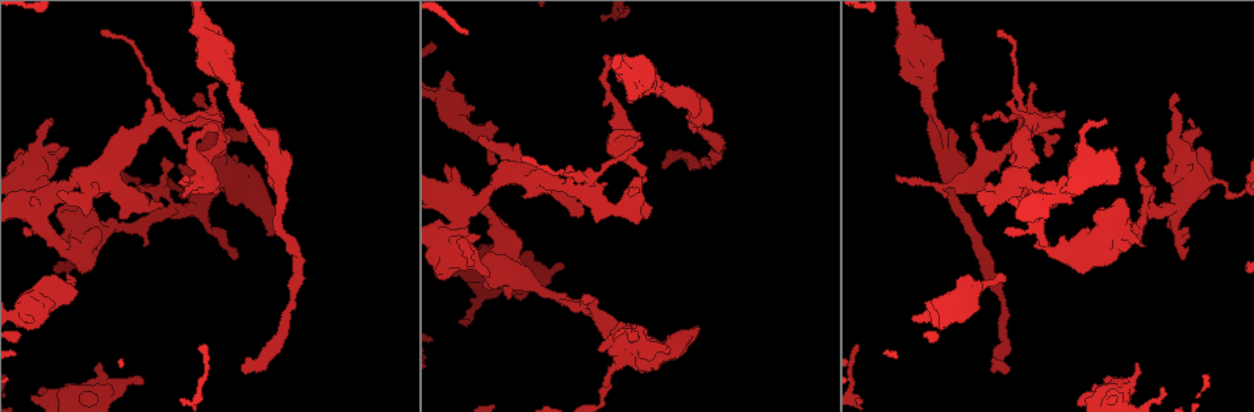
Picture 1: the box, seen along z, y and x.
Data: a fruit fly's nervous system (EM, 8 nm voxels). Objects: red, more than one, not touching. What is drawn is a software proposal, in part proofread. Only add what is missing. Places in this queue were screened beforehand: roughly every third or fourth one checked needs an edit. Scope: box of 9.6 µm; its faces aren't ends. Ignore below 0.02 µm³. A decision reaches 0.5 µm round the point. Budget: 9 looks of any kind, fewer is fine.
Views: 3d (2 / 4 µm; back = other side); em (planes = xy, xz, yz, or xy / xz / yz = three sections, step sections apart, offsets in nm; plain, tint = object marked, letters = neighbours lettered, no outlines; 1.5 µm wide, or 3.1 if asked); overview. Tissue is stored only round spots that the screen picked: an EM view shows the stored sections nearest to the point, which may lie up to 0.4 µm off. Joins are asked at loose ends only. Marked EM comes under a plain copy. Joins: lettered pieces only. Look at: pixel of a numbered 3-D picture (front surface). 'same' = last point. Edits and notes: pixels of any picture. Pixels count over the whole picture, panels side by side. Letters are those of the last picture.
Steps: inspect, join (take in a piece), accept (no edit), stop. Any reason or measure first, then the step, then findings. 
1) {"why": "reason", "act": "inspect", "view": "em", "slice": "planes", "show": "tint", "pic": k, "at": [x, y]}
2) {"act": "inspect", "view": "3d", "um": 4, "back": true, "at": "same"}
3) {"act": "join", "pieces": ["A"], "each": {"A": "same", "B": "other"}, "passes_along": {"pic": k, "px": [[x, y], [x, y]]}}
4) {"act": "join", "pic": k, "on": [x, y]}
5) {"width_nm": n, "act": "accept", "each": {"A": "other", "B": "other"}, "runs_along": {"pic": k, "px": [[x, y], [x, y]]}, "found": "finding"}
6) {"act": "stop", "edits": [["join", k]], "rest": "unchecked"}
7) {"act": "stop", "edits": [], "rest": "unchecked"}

{"why": "branch stops here", "act": "inspect", "view": "3d", "um": 4, "pic": 1, "at": [149, 102]}

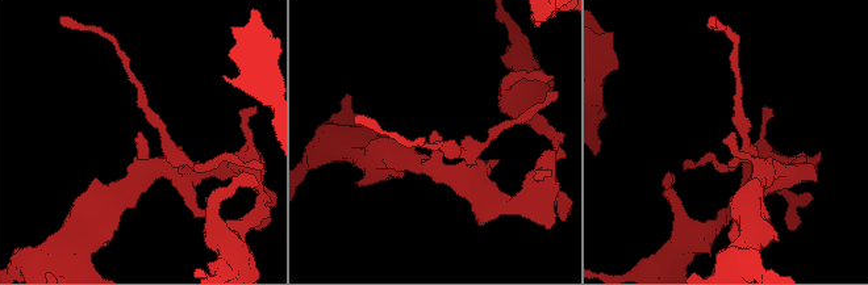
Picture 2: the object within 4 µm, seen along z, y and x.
{"why": "now the EM", "act": "inspect", "view": "em", "slice": "planes", "show": "letters", "pic": 2, "at": [729, 135]}

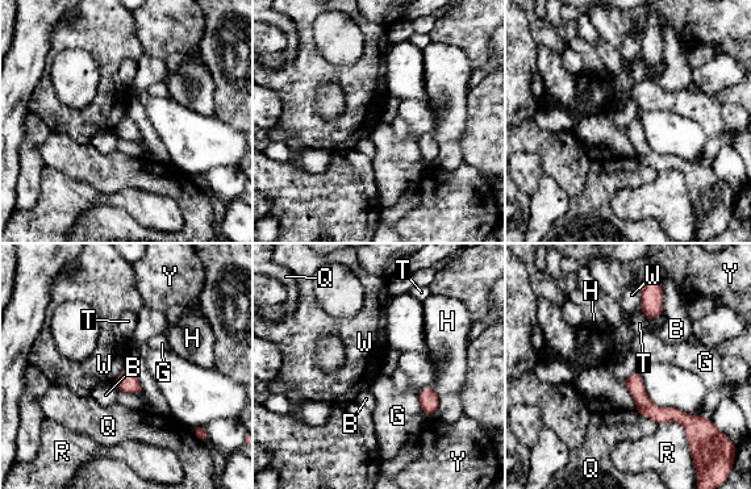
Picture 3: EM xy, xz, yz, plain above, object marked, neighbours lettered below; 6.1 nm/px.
{"width_nm": 110, "act": "accept", "each": {"B": "other", "G": "other", "H": "other", "Q": "other", "R": "other", "T": "other", "W": "other", "Y": "other"}, "runs_along": {"pic": 3, "px": [[626, 383], [655, 413], [692, 418]]}, "found": "none of them fits"}

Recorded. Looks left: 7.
{"why": "stops while still wide", "act": "inspect", "view": "em", "slice": "xy", "step": 4, "show": "letters", "pic": 1, "at": [1104, 378]}

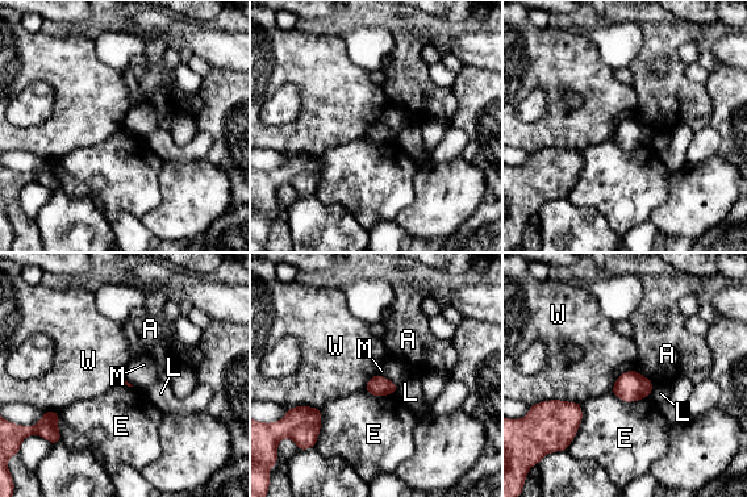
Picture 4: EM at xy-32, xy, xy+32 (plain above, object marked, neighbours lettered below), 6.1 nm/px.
{"why": "cut it another way", "act": "inspect", "view": "em", "slice": "planes", "show": "letters", "at": "same"}

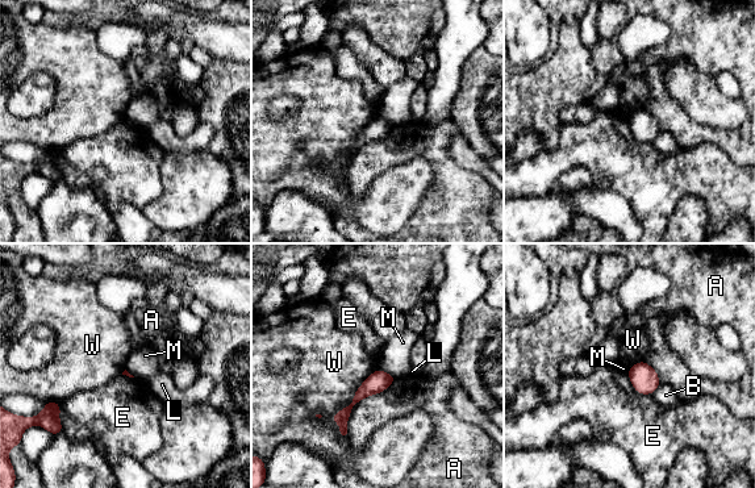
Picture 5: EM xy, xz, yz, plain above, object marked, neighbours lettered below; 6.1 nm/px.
{"act": "accept", "each": {"A": "other", "B": "other", "E": "other", "L": "other", "M": "other", "W": "other"}, "runs_along": {"pic": 5, "px": [[388, 378], [345, 412], [342, 433]]}, "found": "none of them fits"}

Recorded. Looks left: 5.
{"why": "branch stops here", "act": "inspect", "view": "em", "slice": "planes", "show": "letters", "pic": 1, "at": [236, 260]}

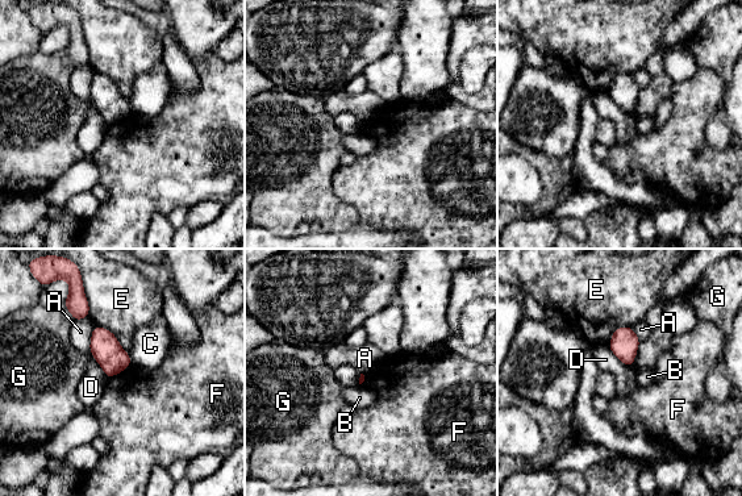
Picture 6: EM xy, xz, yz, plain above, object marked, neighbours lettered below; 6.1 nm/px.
{"act": "accept", "each": {"A": "other", "B": "other", "C": "other", "D": "other", "E": "other", "F": "other", "G": "other"}, "found": "no lettered piece goes on from it"}

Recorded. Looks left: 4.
{"why": "an open end", "act": "inspect", "view": "em", "slice": "yz", "step": 8, "show": "tint", "pic": 1, "at": [1007, 372]}

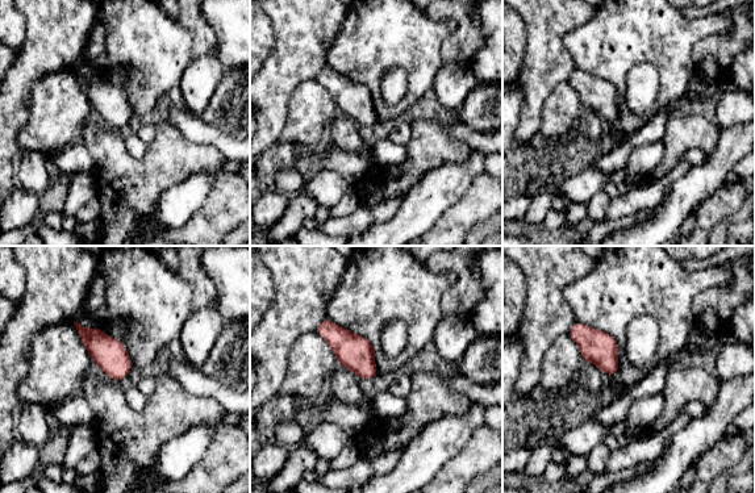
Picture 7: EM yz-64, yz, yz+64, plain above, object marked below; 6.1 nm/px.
{"act": "inspect", "view": "em", "slice": "planes", "show": "letters", "at": "same"}

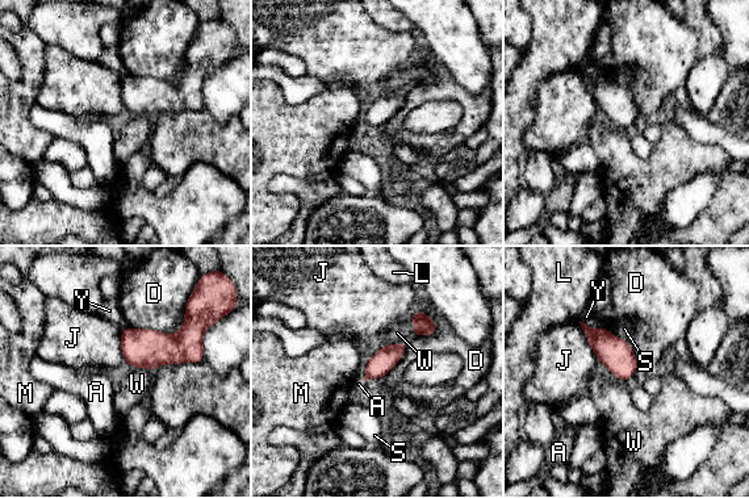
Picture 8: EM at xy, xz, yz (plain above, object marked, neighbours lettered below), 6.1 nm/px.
{"width_nm": 140, "act": "join", "pieces": ["W"], "each": {"A": "other", "D": "other", "J": "other", "L": "other", "M": "other", "S": "other", "W": "same", "Y": "other"}, "found": "the neuron continues"}

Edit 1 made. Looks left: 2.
{"act": "stop", "edits": [["join", 8]], "rest": "unchecked"}

